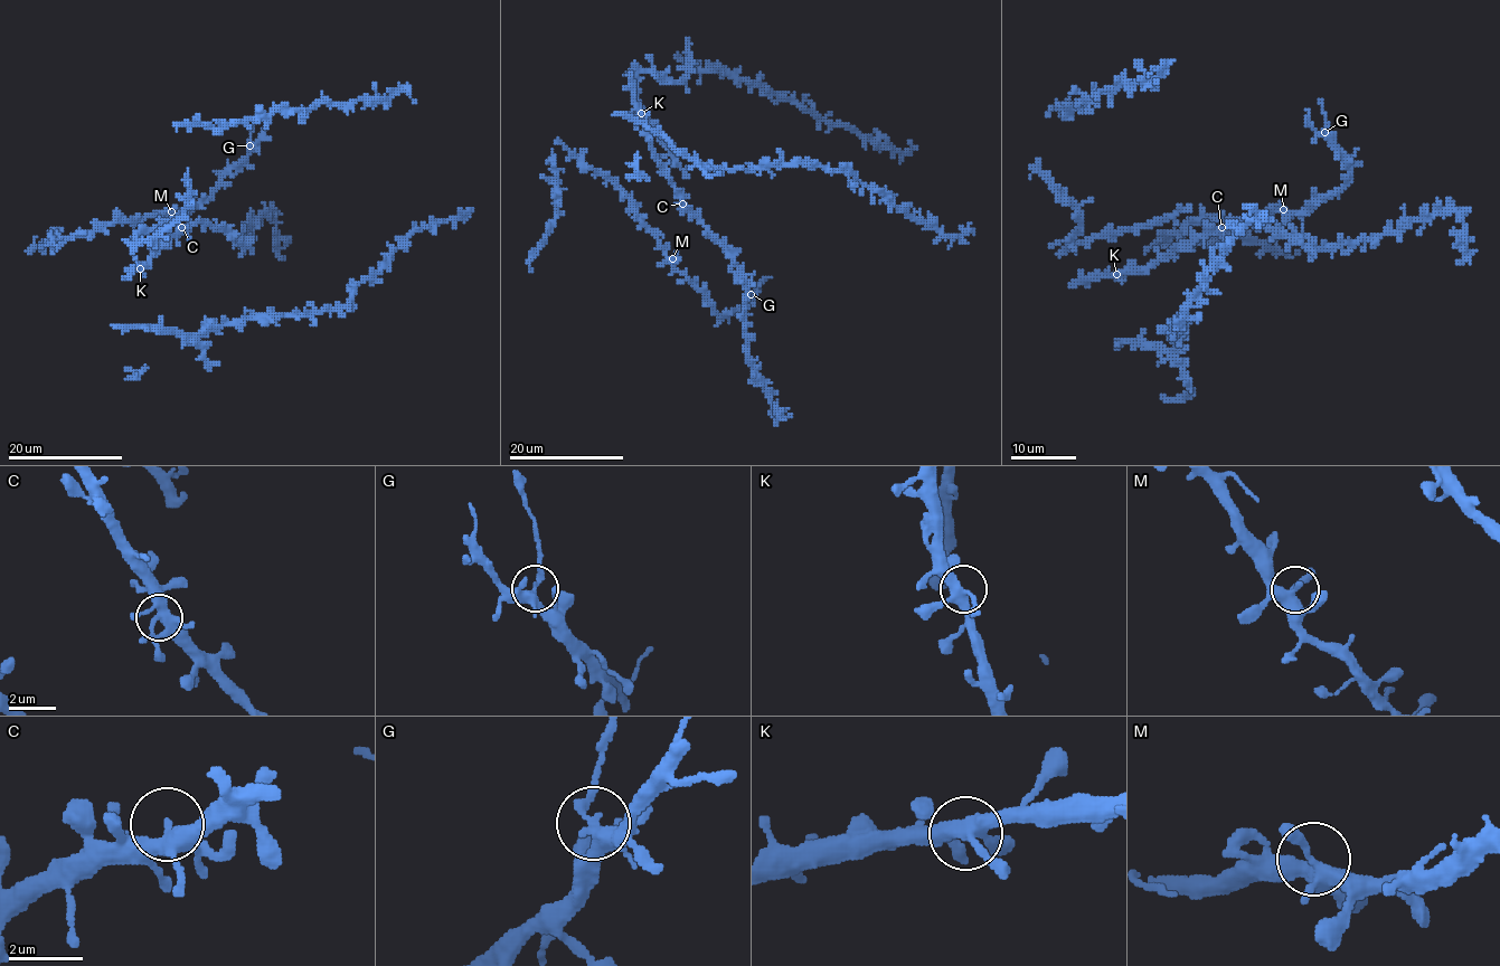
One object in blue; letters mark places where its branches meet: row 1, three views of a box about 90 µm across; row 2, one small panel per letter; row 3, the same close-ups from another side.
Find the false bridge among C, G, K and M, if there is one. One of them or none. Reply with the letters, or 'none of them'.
G

